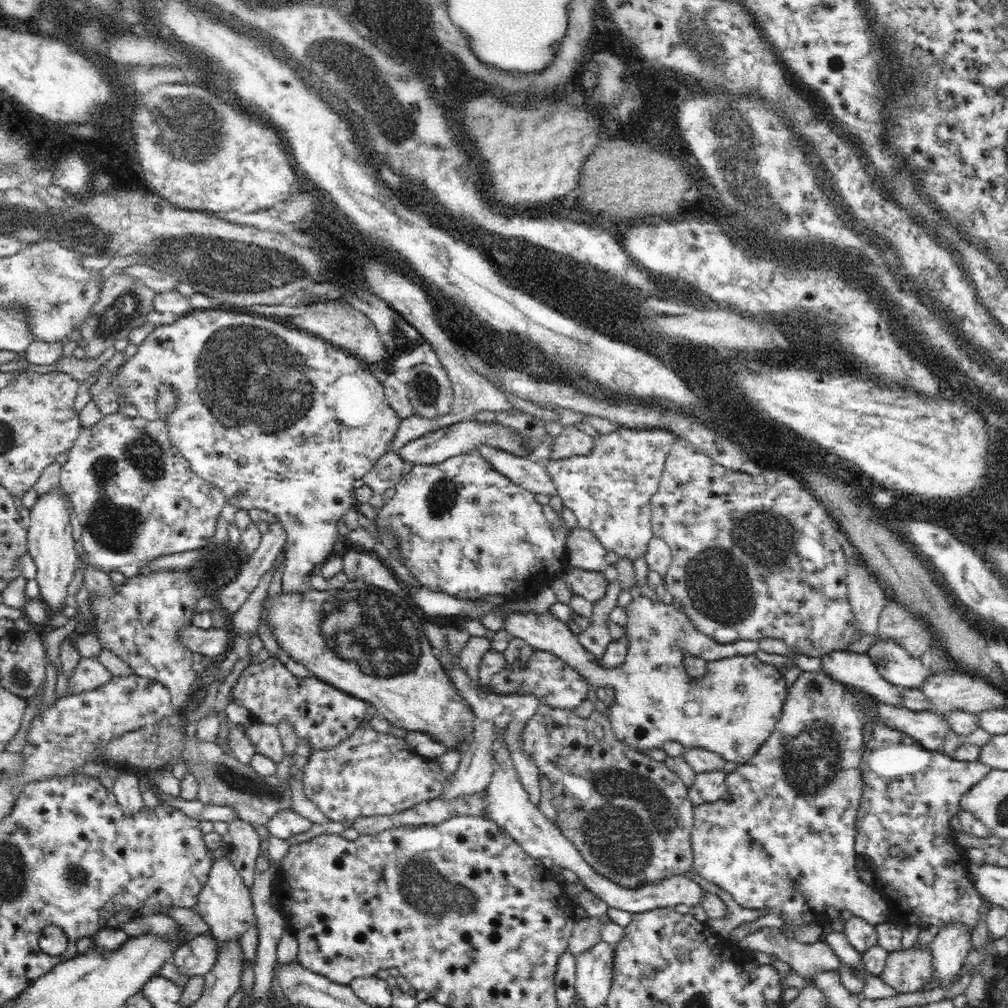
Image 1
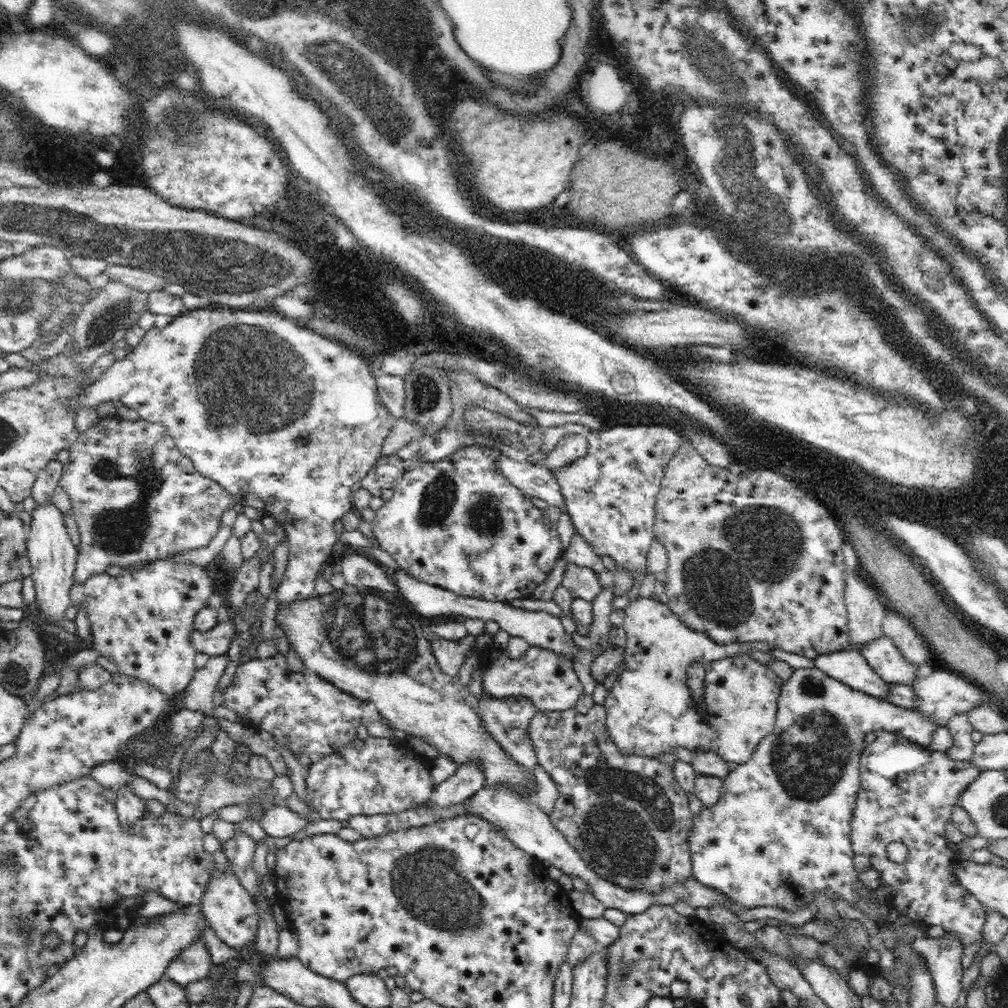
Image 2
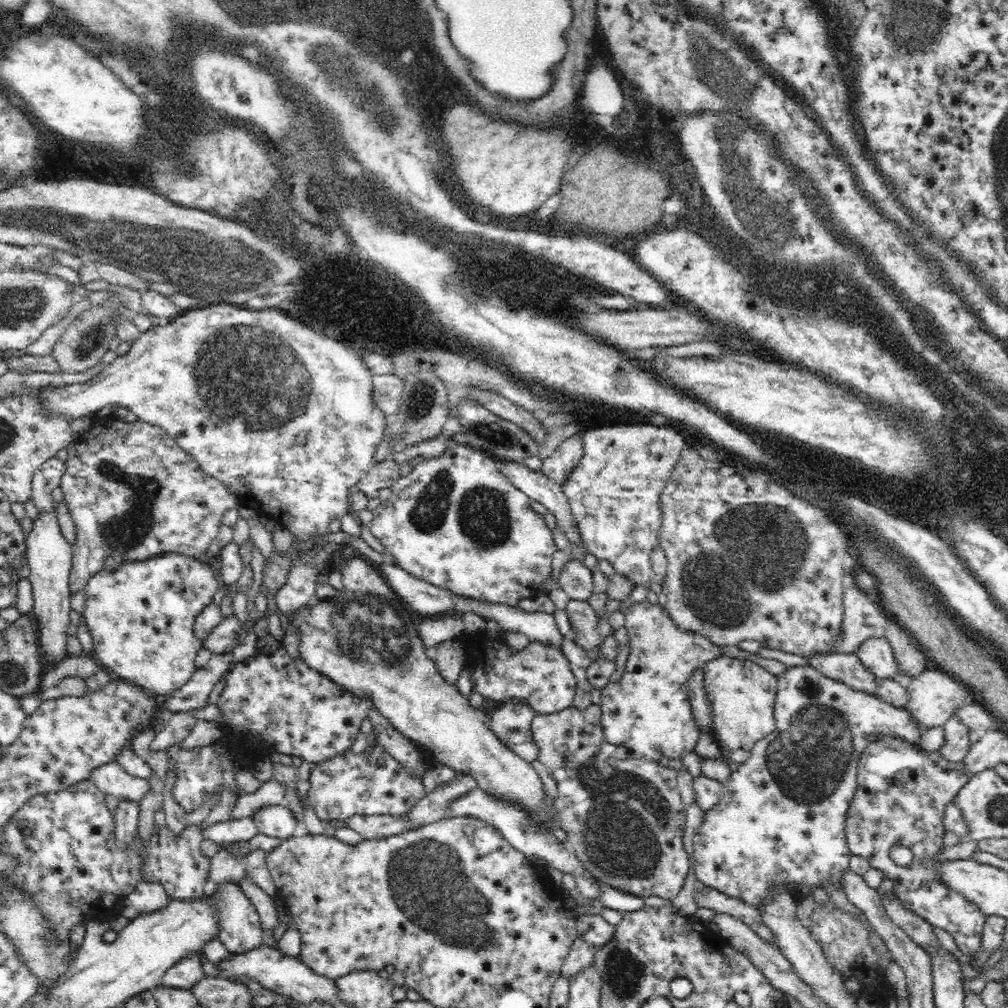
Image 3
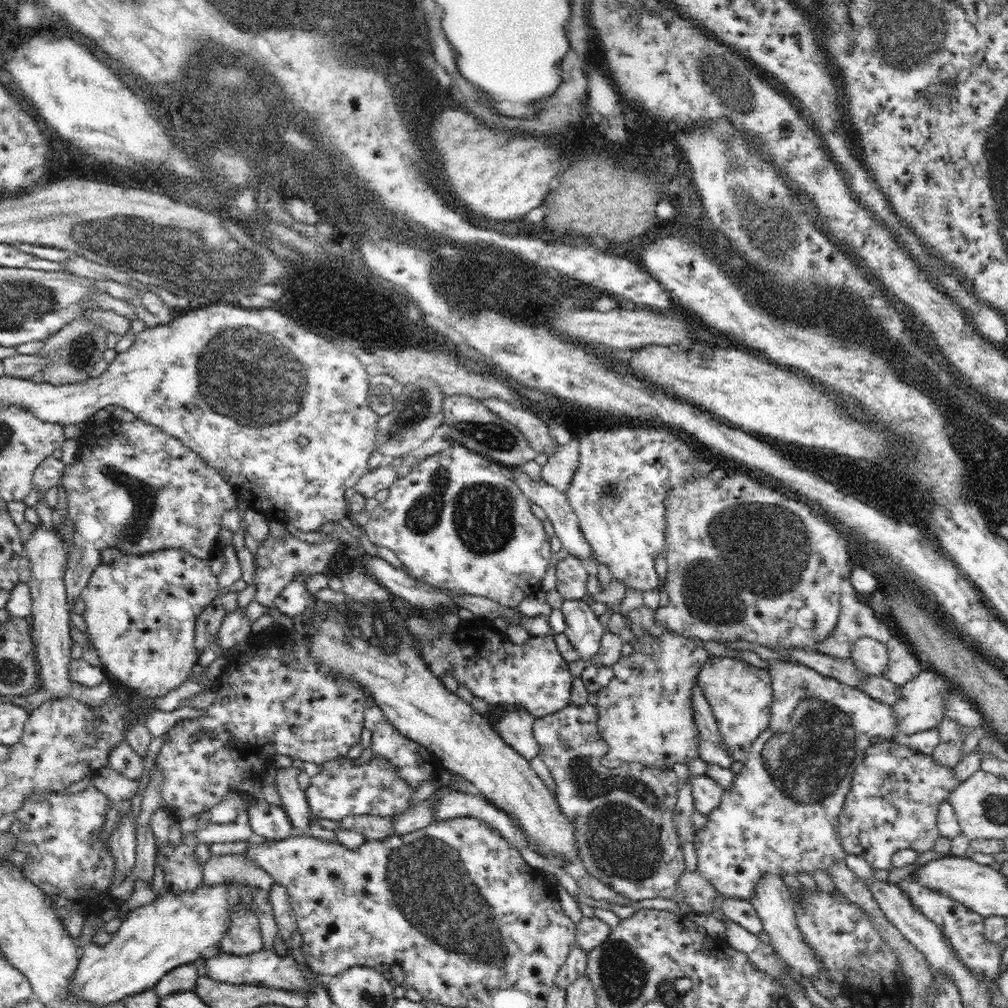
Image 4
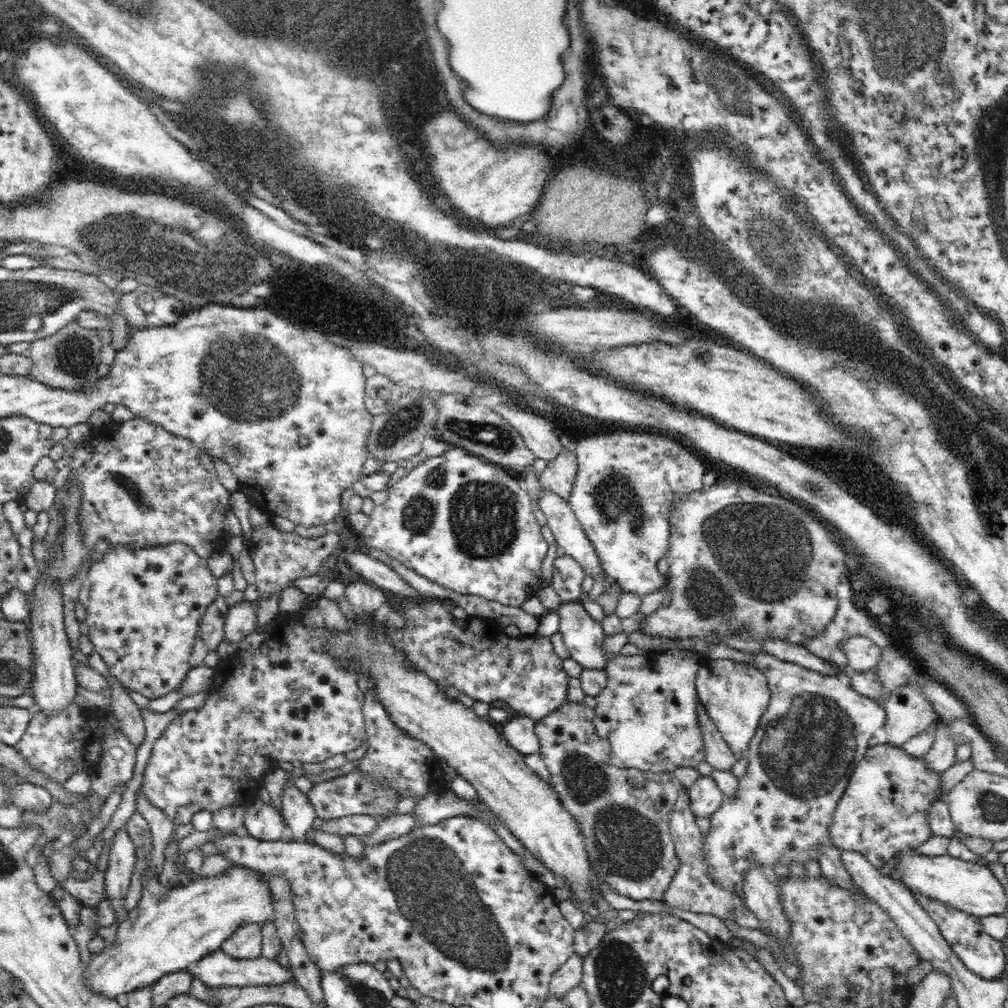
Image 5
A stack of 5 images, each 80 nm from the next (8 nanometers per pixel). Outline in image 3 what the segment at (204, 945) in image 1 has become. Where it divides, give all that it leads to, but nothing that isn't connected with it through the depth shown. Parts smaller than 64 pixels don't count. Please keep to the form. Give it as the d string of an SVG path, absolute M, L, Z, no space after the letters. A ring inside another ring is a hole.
M202 948L182 955L182 958L178 958L178 962L165 972L162 983L176 988L189 989L193 984L206 977L204 962L202 962L204 955Z

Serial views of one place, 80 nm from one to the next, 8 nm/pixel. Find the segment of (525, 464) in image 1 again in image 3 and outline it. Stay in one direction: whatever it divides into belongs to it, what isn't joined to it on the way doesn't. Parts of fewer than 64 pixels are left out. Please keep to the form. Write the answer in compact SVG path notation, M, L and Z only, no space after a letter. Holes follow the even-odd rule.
M498 459L500 470L506 478L529 498L544 504L557 518L557 524L565 531L570 542L581 542L579 530L575 528L574 519L561 484L556 482L544 470L533 470L530 466L518 464L514 460Z

